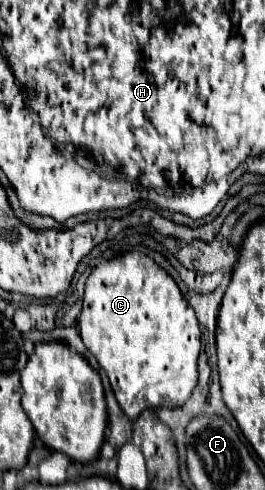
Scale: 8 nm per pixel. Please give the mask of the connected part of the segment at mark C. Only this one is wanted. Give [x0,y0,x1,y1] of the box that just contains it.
[79,252,201,420]

